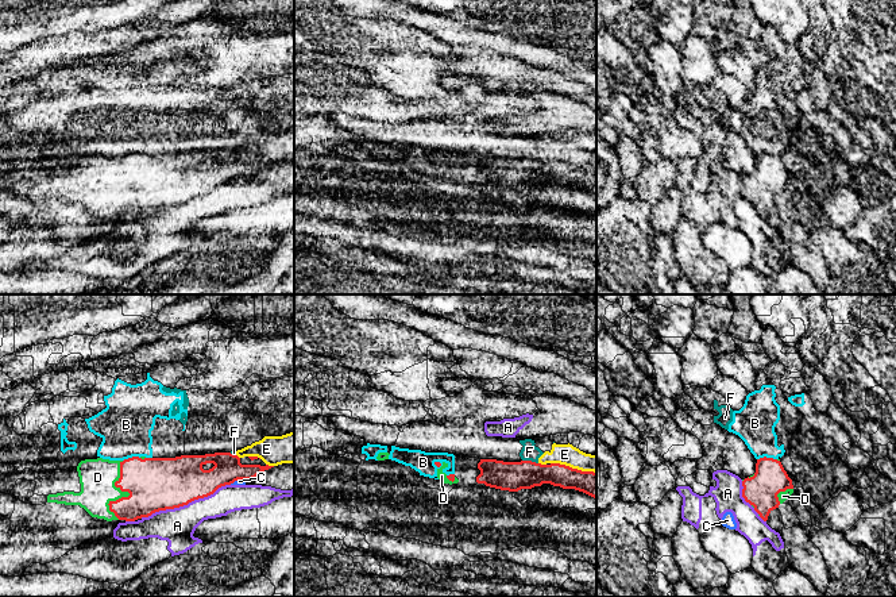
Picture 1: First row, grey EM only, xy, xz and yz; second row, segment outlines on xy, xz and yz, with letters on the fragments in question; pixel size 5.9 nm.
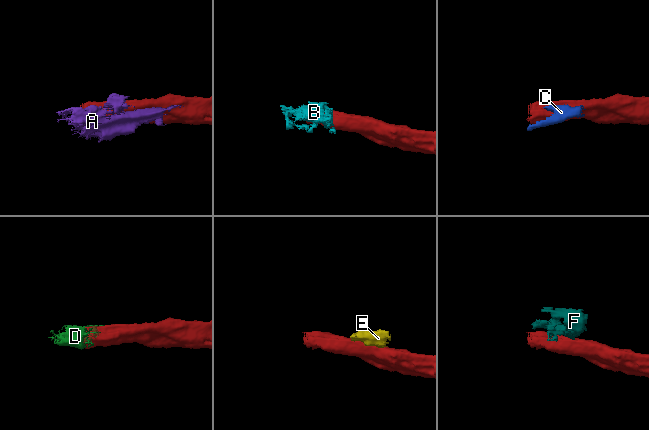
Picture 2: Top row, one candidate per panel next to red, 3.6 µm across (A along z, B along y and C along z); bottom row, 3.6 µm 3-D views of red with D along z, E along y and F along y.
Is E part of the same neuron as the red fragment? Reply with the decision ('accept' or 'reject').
reject

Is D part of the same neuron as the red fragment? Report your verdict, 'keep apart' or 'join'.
join

